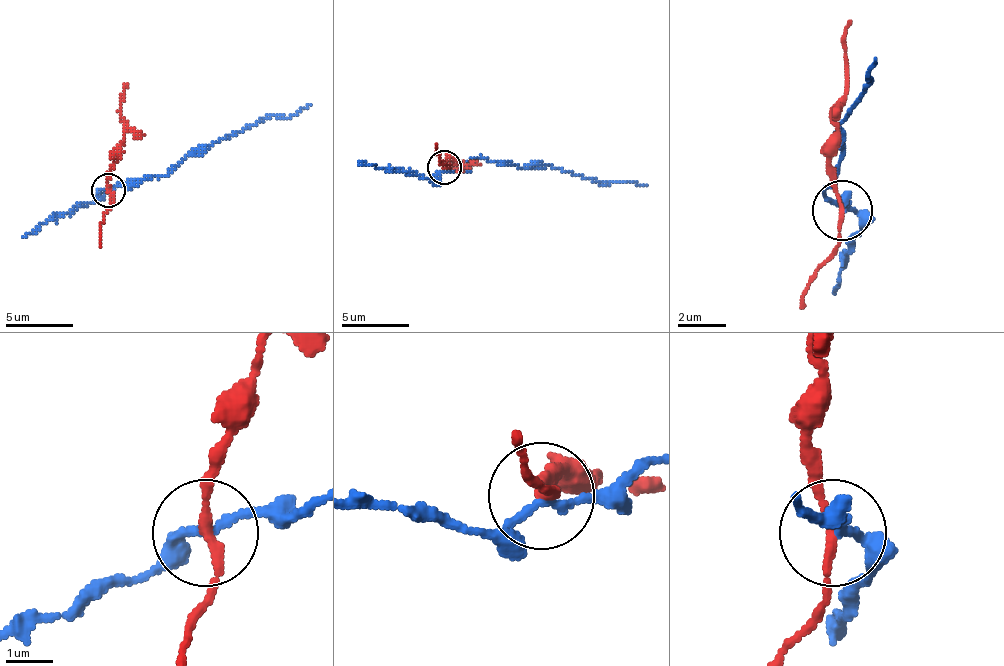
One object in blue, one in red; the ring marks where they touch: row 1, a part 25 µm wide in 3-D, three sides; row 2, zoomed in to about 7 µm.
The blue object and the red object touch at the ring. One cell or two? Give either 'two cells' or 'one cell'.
two cells

